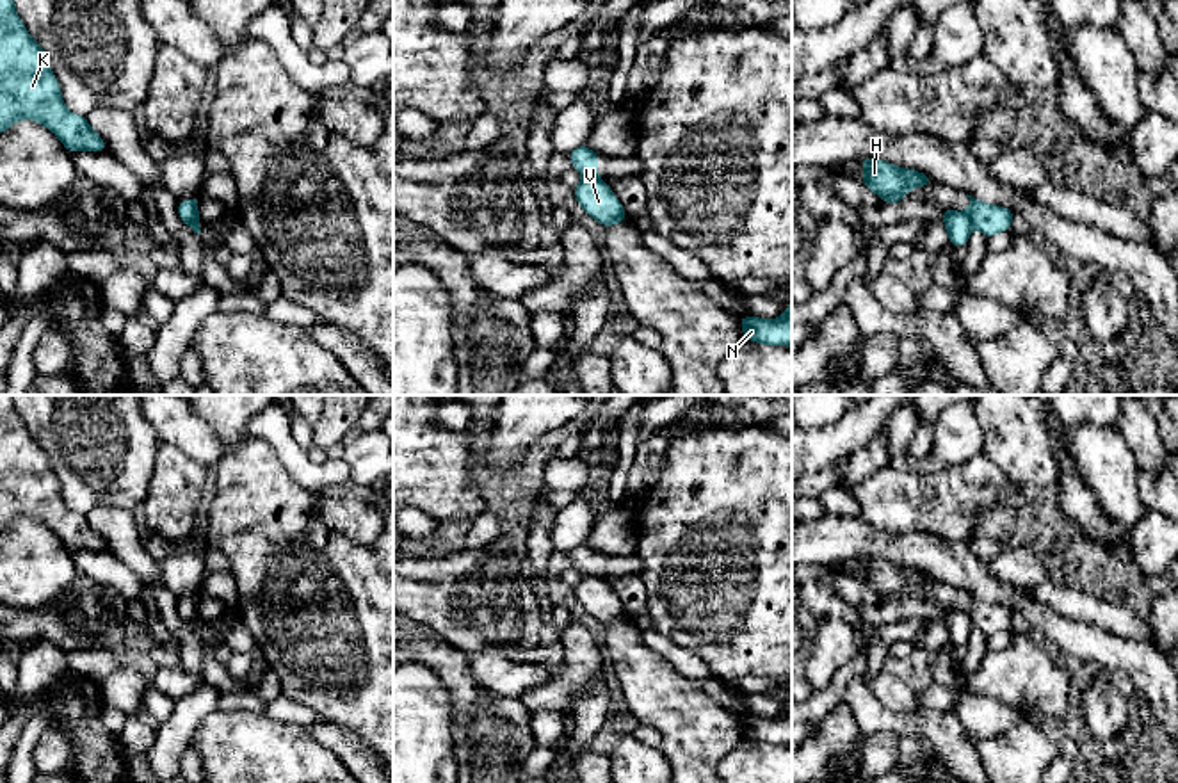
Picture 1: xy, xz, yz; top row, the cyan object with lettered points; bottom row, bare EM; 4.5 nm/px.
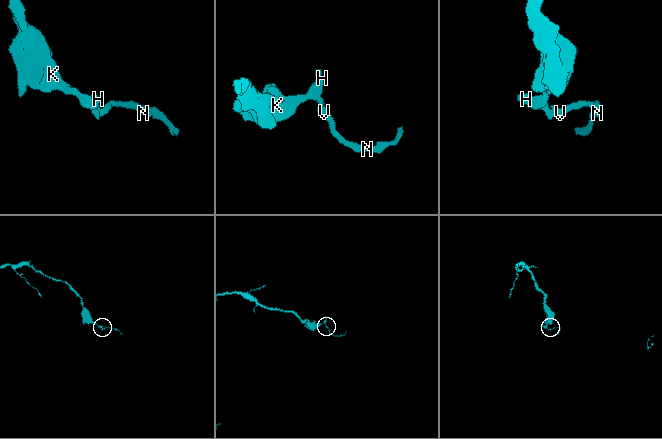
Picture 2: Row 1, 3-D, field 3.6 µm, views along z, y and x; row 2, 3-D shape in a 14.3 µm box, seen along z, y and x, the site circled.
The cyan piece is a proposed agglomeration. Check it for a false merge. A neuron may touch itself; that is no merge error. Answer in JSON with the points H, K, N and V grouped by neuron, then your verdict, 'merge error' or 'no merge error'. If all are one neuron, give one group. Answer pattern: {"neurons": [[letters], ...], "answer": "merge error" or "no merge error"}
{"neurons": [["H", "K"], ["N", "V"]], "answer": "merge error"}

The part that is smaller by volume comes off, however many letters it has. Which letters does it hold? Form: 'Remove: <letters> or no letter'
Remove: N, V

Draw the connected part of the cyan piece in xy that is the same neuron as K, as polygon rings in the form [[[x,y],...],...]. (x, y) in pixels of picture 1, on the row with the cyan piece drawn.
[[[0,0],[0,133],[18,119],[46,126],[69,153],[109,151],[85,116],[64,105],[50,61],[18,18],[14,0]]]

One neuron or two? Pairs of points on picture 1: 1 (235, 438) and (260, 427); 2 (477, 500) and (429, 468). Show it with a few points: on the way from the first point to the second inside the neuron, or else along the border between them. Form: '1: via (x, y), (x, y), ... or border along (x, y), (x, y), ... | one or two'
1: border along (258, 413), (246, 427), (246, 438) | two
2: via (465, 497), (442, 477) | one

